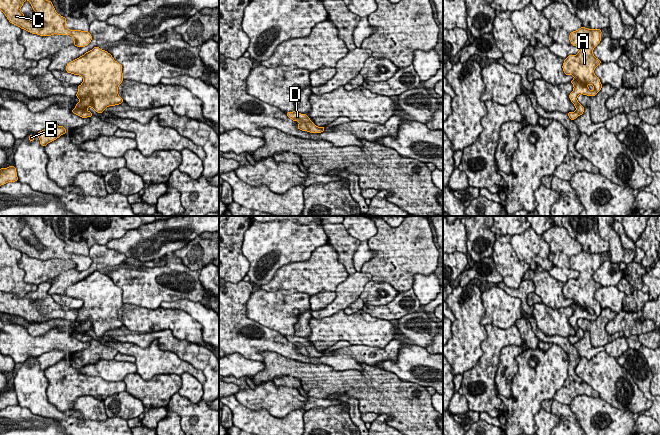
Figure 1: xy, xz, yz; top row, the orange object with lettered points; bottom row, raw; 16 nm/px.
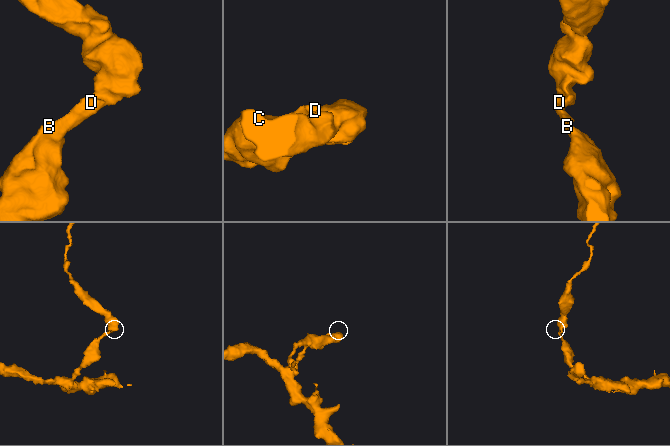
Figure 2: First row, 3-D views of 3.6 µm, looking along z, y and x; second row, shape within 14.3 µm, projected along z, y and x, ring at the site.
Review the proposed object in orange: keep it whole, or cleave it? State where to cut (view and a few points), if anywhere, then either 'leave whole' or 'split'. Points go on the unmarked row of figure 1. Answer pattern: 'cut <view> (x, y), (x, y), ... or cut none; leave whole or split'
cut none; leave whole

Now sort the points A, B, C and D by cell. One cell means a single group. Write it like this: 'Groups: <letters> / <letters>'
Groups: A B C D

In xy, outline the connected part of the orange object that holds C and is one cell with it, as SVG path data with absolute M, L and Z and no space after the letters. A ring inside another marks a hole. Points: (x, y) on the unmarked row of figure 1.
M0 216L0 234L4 236L10 247L20 251L21 253L27 254L32 258L40 260L51 260L54 258L71 259L73 261L74 269L80 272L87 270L92 264L89 255L67 253L65 250L66 242L56 236L52 226L47 225L42 216ZM25 224L28 224L31 227L35 237L44 246L42 250L37 250L35 246L26 242L20 235Z

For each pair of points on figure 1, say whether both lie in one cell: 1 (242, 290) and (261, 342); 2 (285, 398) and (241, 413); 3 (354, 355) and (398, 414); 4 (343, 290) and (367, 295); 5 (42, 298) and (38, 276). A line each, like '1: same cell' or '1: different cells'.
1: same cell
2: different cells
3: different cells
4: different cells
5: different cells

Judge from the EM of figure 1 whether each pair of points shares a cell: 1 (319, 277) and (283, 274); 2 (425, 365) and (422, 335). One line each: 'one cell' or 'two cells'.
1: one cell
2: two cells

